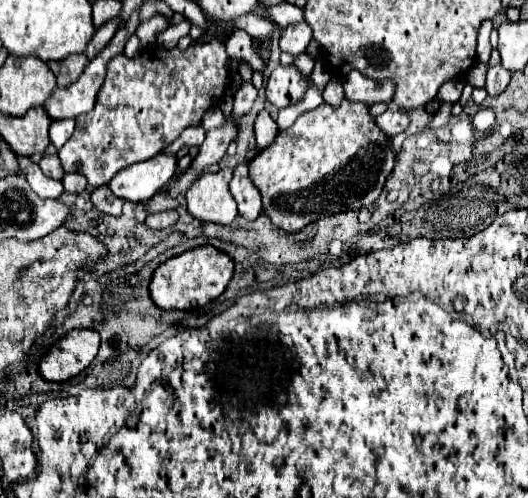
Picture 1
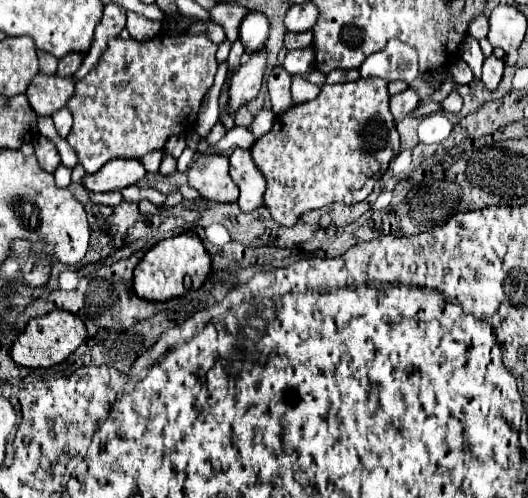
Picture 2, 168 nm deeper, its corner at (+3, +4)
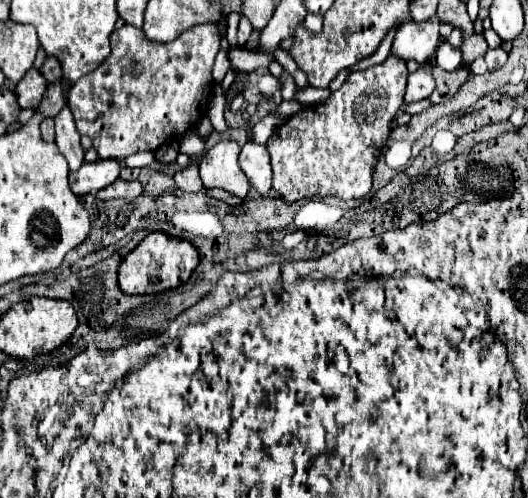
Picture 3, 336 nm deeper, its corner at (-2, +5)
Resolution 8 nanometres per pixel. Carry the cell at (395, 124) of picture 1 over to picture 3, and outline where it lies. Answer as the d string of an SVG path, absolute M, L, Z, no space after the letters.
M418 69L414 73L410 73L408 77L408 87L406 87L406 103L414 103L414 101L422 101L426 97L430 97L430 93L434 91L436 83L430 71L426 69Z

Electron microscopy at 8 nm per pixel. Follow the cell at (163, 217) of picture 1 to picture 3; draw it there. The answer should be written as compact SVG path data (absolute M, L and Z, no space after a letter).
M190 163L188 167L180 169L176 175L174 175L174 181L176 185L182 189L182 191L188 191L188 193L198 193L204 189L202 185L202 179L198 175L198 165Z

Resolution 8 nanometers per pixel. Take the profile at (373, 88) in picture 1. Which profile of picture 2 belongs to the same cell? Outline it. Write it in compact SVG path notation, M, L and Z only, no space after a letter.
M391 40L383 52L375 52L375 56L369 56L361 64L359 74L361 78L383 78L385 82L403 80L411 84L417 78L417 70L419 64L415 48L399 40Z

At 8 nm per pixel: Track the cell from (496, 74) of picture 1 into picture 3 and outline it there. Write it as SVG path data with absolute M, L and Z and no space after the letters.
M498 47L498 49L488 49L486 55L484 55L484 59L486 59L486 63L488 63L488 69L498 69L498 67L502 67L502 65L506 63L508 53L506 53L502 47Z

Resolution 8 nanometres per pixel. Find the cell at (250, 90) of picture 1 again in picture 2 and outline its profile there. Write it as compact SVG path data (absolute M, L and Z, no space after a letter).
M237 40L237 42L233 42L233 46L231 46L231 52L229 52L229 58L227 58L227 62L229 62L229 66L231 66L231 70L233 72L237 72L237 68L241 68L241 54L243 54L245 50L243 50L243 44Z

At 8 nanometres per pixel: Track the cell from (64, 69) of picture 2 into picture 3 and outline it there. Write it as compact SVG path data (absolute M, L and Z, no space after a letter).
M48 57L40 69L42 77L48 81L48 83L54 83L60 79L60 61L56 57Z

